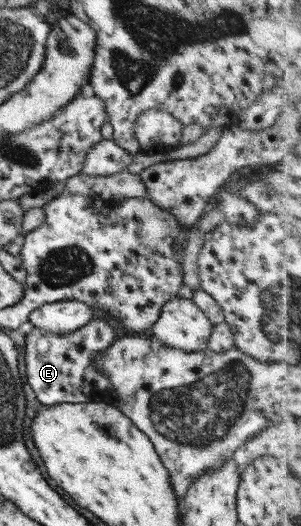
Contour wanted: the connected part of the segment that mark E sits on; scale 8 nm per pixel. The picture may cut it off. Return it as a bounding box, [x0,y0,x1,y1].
[25,318,116,406]

